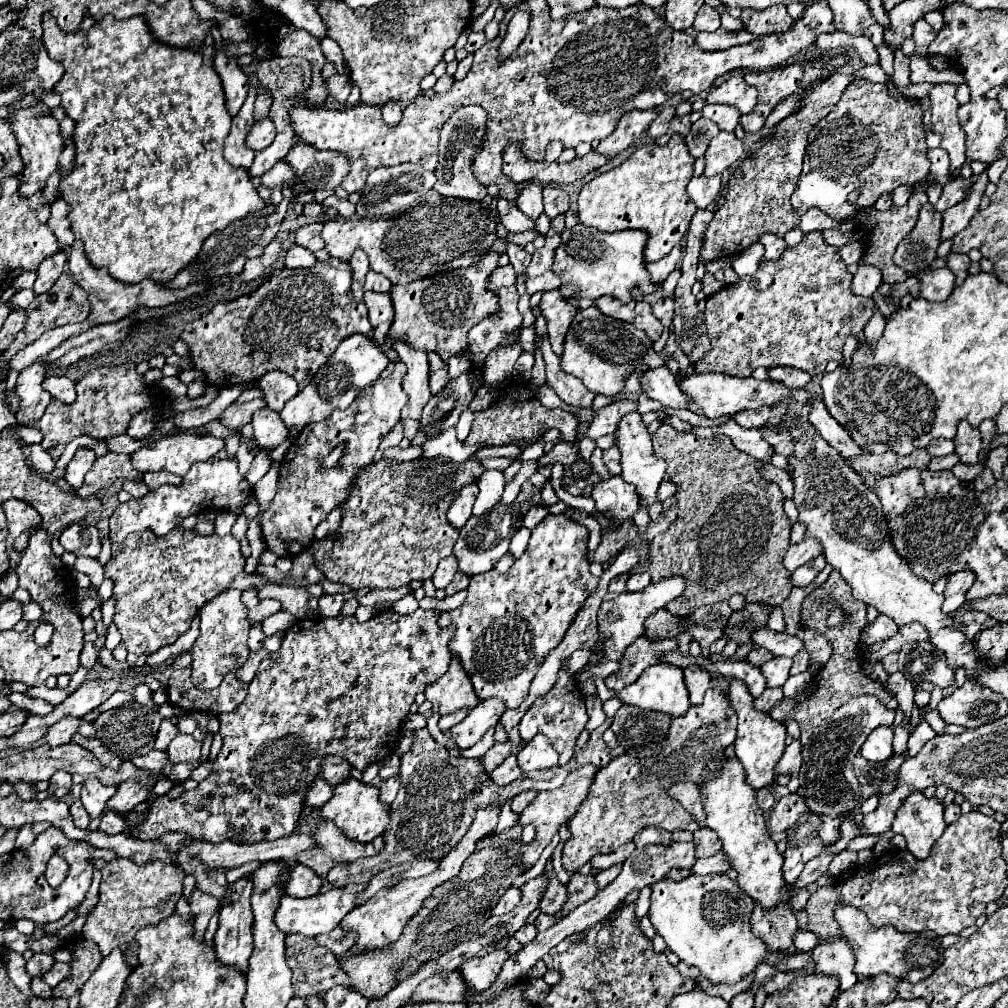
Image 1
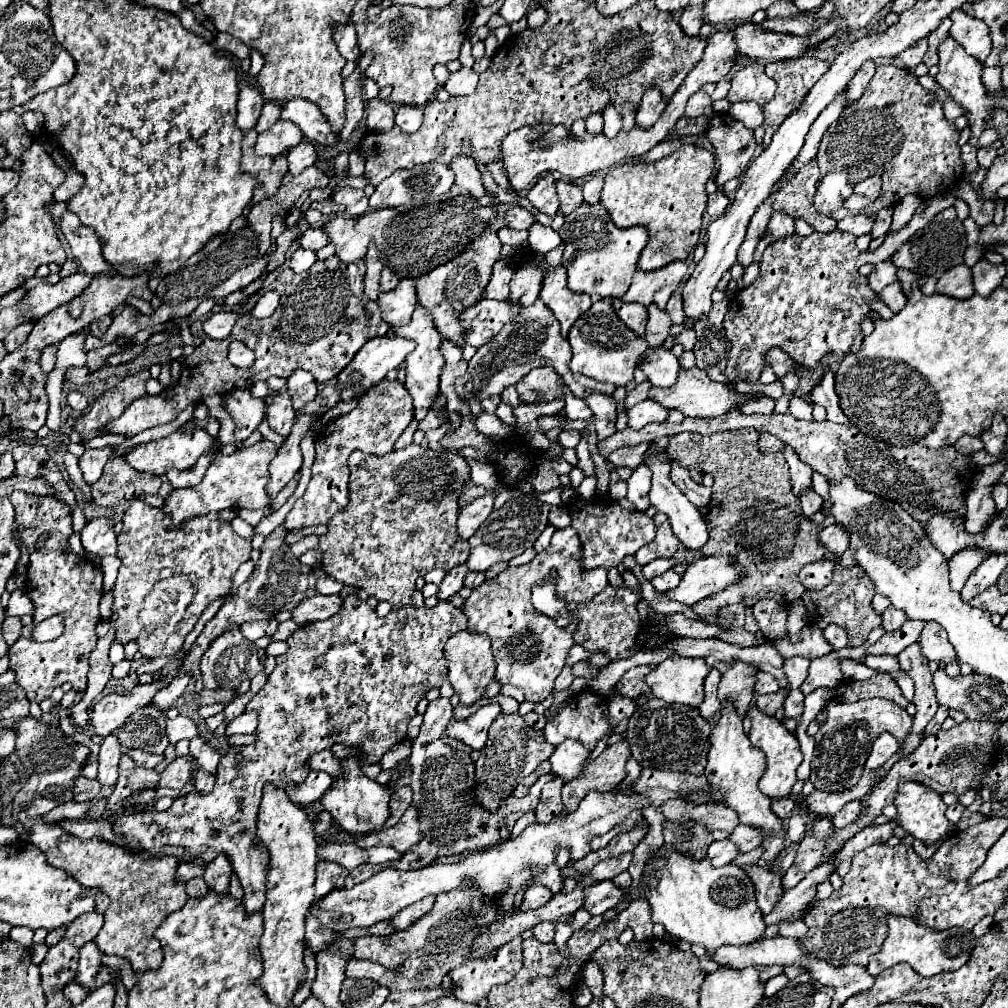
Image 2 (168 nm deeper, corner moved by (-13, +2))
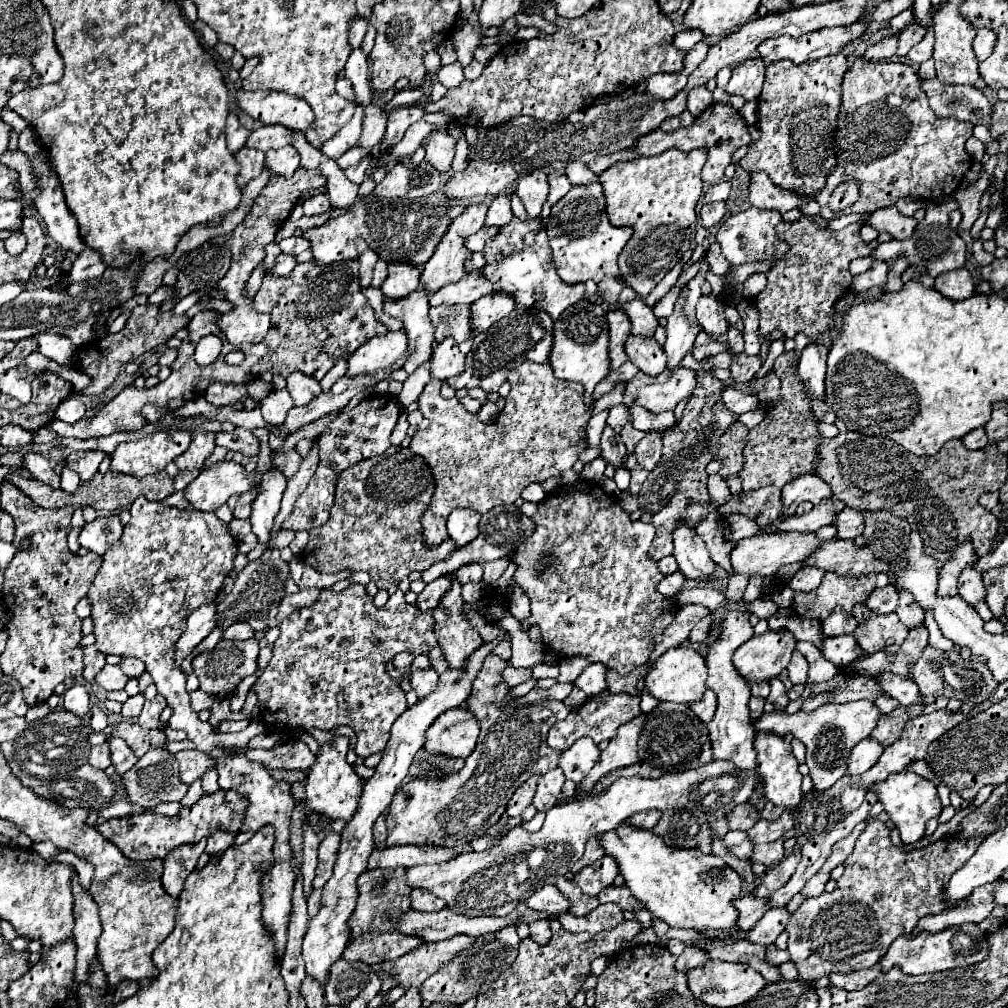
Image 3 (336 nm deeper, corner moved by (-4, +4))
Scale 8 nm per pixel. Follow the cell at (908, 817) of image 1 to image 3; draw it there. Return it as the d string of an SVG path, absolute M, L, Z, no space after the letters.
M898 772L878 784L872 784L872 788L878 792L878 800L884 804L884 810L890 816L890 820L894 822L896 830L900 832L900 838L904 844L918 842L924 836L926 822L930 818L940 816L940 812L942 812L936 784L932 780L926 780L918 774L914 774L914 772Z

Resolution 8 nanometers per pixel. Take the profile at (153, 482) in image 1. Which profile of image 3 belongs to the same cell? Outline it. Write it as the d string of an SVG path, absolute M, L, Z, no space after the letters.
M194 432L190 448L174 460L178 470L202 470L214 446L214 432Z

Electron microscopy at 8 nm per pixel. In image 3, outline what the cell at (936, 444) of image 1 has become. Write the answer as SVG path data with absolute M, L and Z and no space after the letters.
M978 428L978 430L972 430L970 434L966 434L966 436L962 438L962 444L964 444L966 448L970 448L970 450L978 450L978 448L984 448L984 446L988 444L984 428Z

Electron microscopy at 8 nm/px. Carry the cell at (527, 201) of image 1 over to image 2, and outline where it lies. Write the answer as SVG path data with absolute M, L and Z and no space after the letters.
M551 174L543 176L527 194L527 198L531 200L531 204L549 216L555 216L555 212L559 210L559 198L555 192L555 178Z

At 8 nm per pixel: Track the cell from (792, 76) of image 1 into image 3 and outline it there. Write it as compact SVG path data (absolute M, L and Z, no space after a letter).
M836 54L822 60L794 64L780 60L766 64L766 80L758 98L760 140L752 142L740 166L748 172L762 170L776 186L786 190L802 188L814 196L826 182L828 172L836 166L832 154L832 134L840 110L840 84L846 72L846 56Z

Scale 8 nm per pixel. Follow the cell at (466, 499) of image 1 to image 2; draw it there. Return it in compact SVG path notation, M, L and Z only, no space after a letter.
M483 496L483 498L477 498L471 506L461 508L459 518L457 518L457 532L463 540L469 540L477 532L477 528L485 522L485 518L493 510L493 502L495 498Z

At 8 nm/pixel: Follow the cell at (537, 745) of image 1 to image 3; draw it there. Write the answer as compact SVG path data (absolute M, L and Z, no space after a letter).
M580 738L576 740L574 746L562 750L558 766L564 770L564 776L572 782L580 782L596 764L598 760L598 746L590 738Z

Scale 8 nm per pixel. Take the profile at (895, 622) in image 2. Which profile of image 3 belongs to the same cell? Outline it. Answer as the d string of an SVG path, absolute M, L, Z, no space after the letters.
M886 586L882 590L874 590L866 600L868 610L874 614L892 614L898 606L898 592L894 586Z

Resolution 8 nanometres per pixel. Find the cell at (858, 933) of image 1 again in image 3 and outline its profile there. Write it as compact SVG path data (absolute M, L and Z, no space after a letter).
M962 924L962 926L946 928L938 934L920 932L914 938L910 938L910 934L902 934L890 944L888 952L880 958L878 964L882 966L884 972L890 970L894 964L898 964L906 974L924 974L924 972L942 972L942 970L978 964L980 960L986 958L986 954L988 954L986 934L976 924Z

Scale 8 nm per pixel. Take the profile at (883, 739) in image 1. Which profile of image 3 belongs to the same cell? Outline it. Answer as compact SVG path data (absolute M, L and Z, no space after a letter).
M860 740L860 744L850 752L848 760L848 774L864 774L868 768L876 764L876 760L882 756L884 748L878 744L878 740Z

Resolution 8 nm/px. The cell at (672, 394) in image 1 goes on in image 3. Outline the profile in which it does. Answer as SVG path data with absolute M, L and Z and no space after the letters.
M628 336L626 354L628 360L638 366L646 376L658 376L666 370L666 354L652 336Z

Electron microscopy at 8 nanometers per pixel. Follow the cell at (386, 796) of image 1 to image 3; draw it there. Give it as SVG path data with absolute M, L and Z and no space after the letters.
M382 814L376 824L374 824L374 842L376 842L376 848L386 848L384 840L386 840L388 832L386 832L386 816Z

